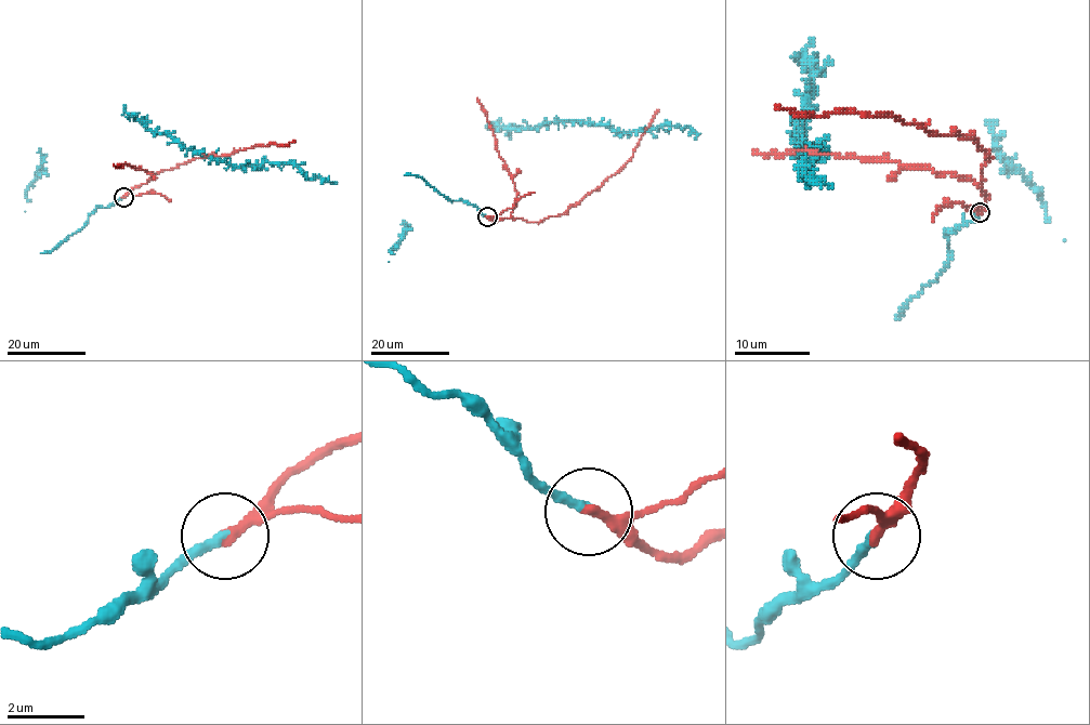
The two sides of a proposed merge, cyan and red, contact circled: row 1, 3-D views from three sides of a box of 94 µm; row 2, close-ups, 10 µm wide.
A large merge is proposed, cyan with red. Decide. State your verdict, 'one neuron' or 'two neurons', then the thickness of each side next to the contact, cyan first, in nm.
one neuron; 240 nm thick on the cyan side, 320 nm on the other

